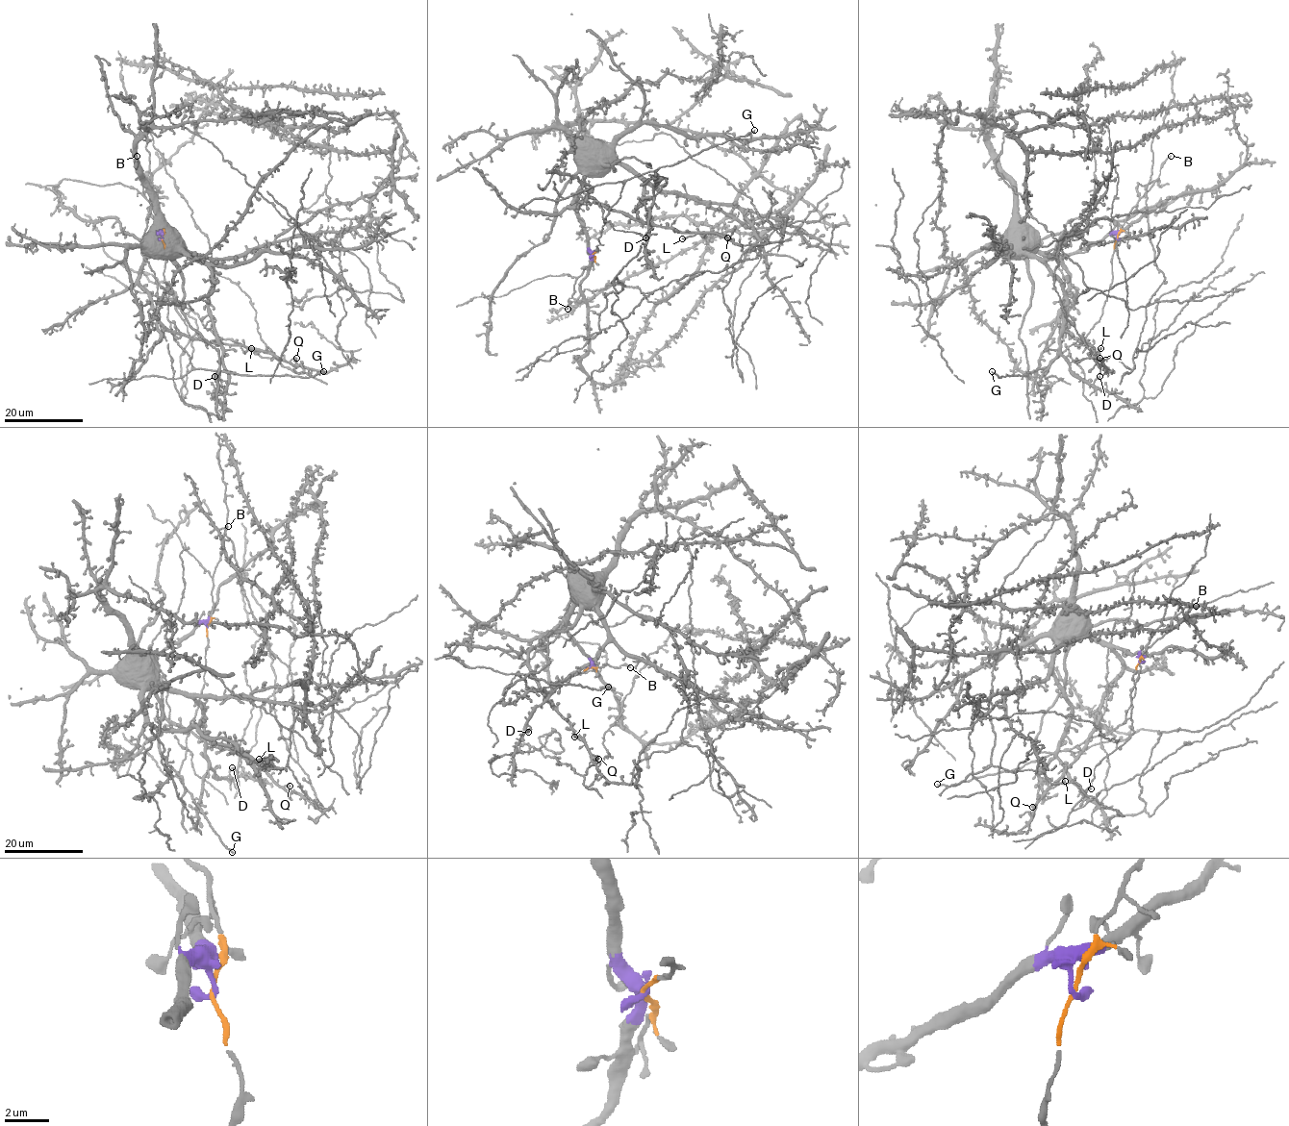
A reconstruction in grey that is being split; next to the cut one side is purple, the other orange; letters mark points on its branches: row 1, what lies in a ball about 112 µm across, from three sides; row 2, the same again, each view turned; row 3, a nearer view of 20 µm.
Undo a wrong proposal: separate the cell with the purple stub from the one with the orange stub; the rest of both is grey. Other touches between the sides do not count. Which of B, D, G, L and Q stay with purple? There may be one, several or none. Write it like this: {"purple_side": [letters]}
{"purple_side": ["D", "L", "Q"]}

